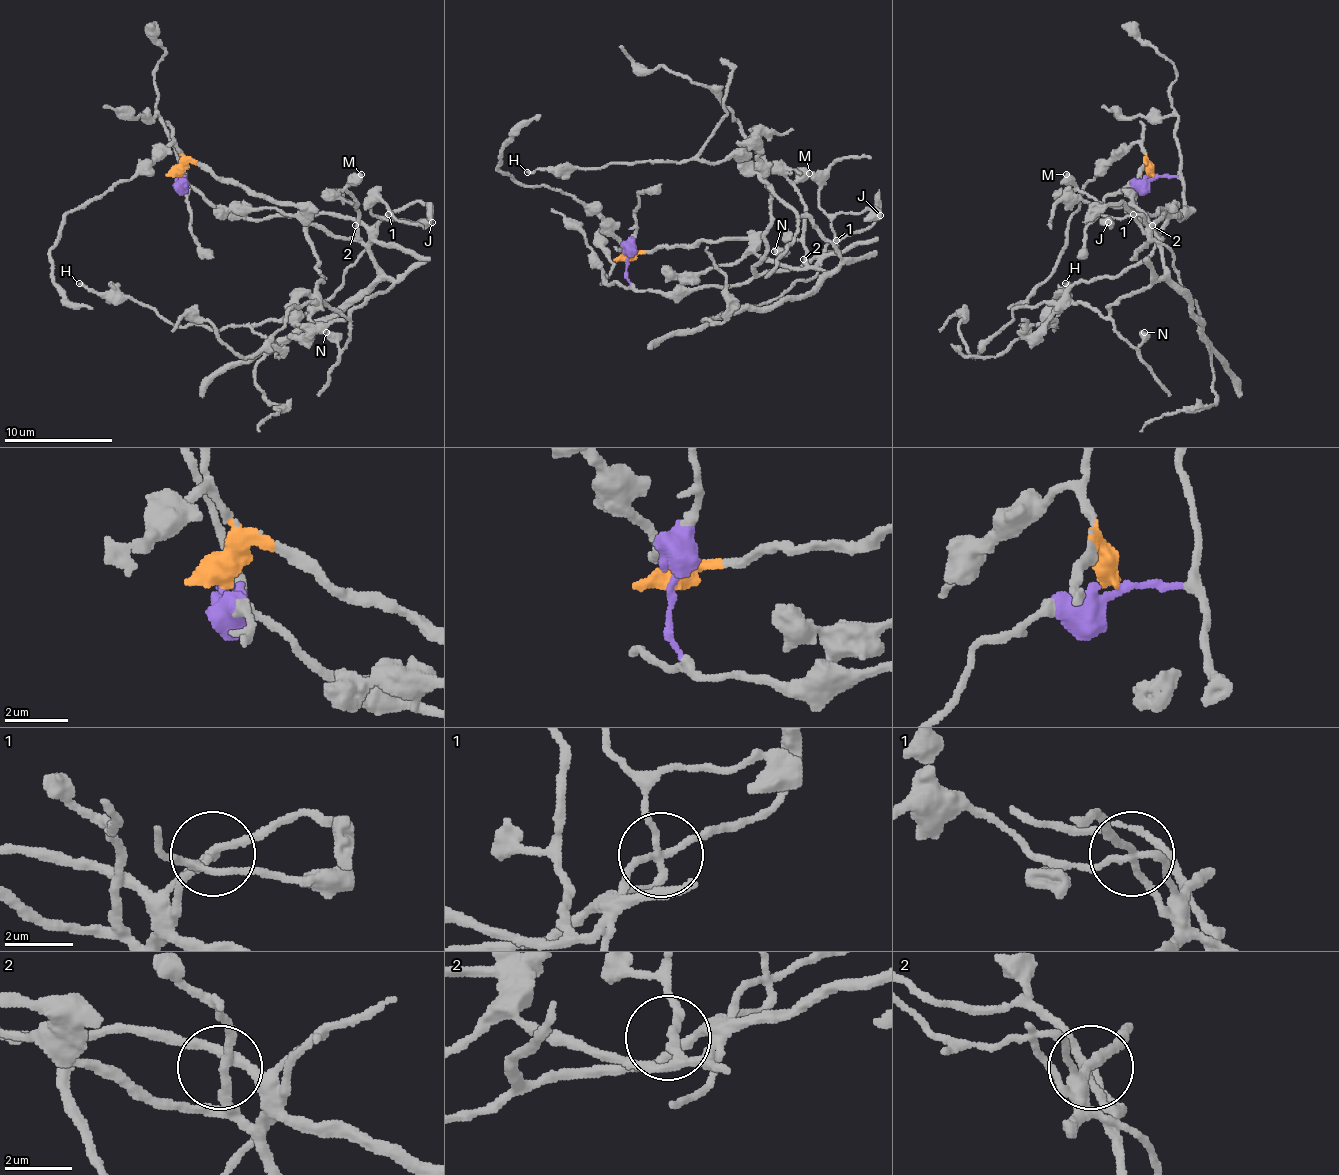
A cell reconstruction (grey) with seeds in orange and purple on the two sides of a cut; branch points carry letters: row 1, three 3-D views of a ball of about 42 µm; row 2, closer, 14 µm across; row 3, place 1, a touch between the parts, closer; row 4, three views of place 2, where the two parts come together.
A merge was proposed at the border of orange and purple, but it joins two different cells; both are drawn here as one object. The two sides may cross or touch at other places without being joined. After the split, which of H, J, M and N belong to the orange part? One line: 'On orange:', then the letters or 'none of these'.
On orange: H, M, N

